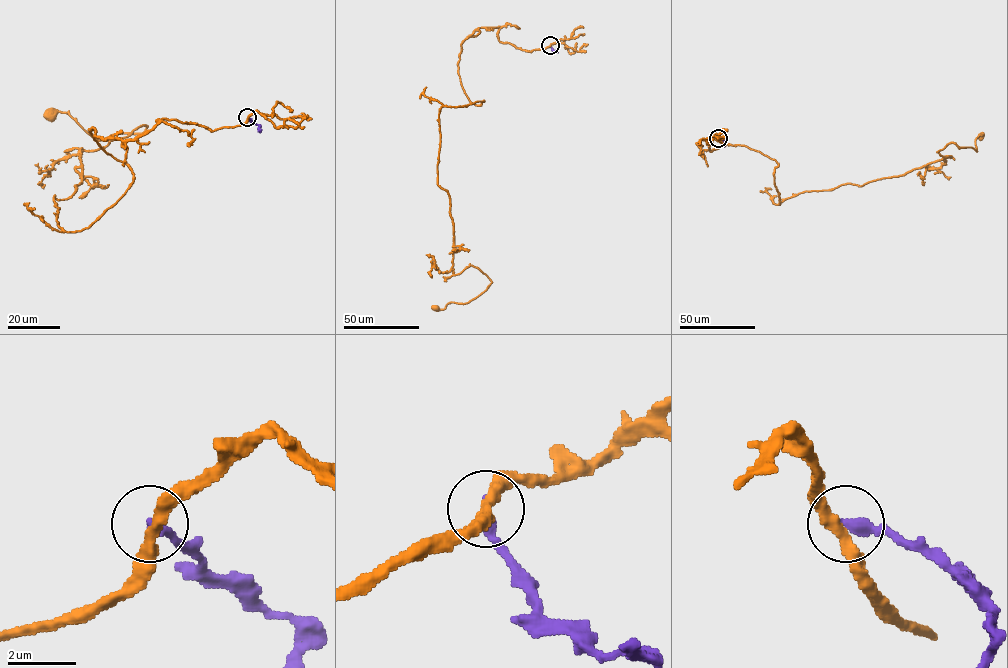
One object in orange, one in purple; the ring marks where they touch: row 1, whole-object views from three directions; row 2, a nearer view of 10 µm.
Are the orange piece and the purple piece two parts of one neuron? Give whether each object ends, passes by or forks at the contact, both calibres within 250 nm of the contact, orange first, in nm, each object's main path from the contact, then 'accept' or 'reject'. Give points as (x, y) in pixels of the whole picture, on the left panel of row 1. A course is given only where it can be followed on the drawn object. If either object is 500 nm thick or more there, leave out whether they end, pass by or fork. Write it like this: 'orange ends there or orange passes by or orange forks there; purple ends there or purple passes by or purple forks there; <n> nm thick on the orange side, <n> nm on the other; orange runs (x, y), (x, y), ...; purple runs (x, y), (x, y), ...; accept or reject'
orange passes by; purple ends there; 320 nm thick on the orange side, 340 nm on the other; orange runs (247, 117), (89, 130), (133, 182), (65, 232), (80, 150), (147, 127), (50, 115); purple runs (247, 117), (257, 124), (258, 131); reject

